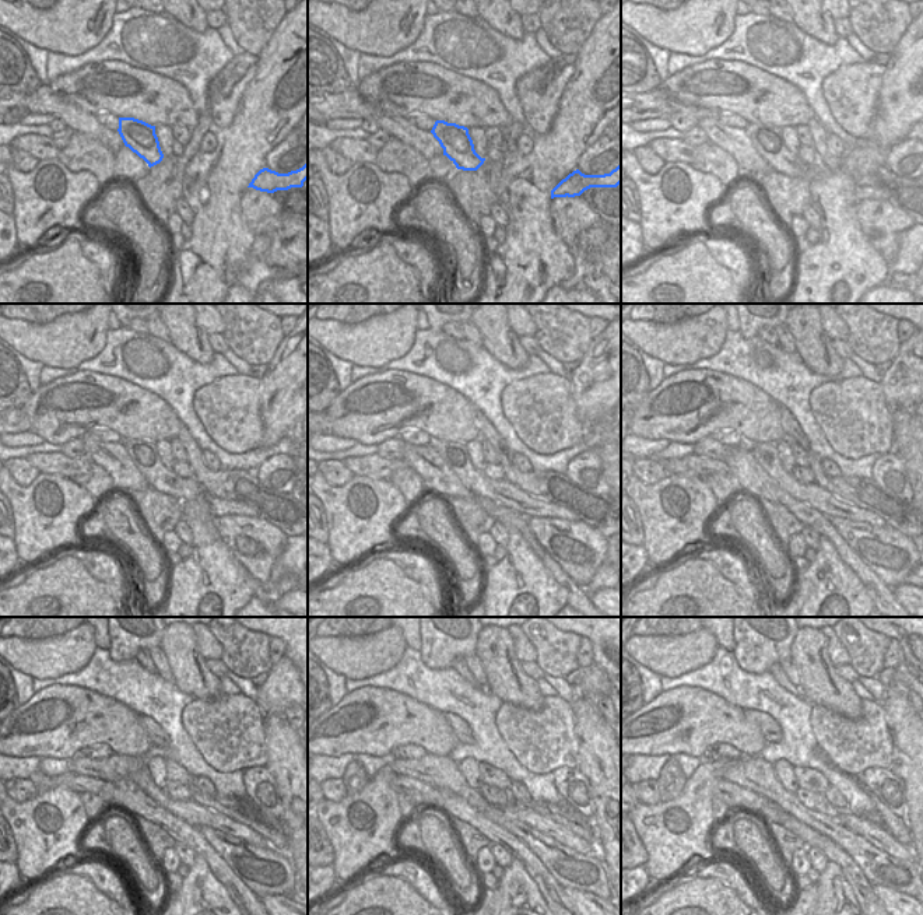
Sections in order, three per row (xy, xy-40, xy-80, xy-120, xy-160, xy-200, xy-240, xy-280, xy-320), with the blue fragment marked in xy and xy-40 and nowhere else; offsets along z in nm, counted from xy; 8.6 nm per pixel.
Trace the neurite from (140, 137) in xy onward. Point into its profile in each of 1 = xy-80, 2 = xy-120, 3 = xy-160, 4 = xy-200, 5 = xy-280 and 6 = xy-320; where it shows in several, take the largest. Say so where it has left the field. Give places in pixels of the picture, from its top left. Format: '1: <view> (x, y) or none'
1: xy-80 (767, 139)
2: xy-120 (143, 454)
3: xy-160 (455, 454)
4: xy-200 (767, 455)
5: xy-280 (546, 826)
6: xy-320 (873, 833)

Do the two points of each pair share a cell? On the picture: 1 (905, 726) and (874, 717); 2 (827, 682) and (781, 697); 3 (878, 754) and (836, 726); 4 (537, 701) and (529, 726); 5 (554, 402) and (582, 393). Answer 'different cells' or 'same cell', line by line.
1: different cells
2: different cells
3: same cell
4: different cells
5: different cells

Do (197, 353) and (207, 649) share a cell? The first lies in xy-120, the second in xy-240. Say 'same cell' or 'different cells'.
different cells

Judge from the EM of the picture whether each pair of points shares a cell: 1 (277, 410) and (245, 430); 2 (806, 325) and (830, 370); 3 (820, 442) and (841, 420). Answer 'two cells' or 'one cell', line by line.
1: two cells
2: one cell
3: two cells

